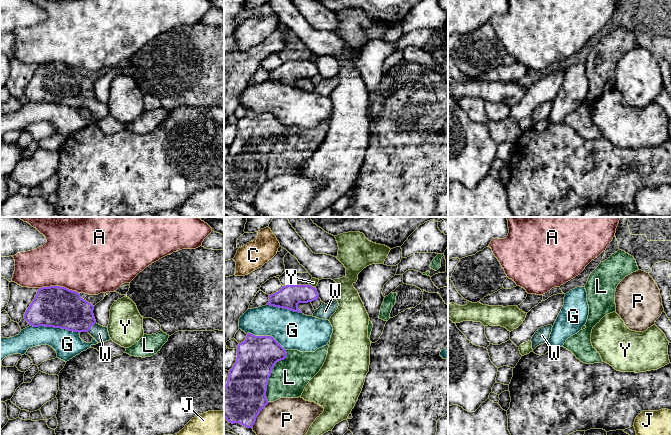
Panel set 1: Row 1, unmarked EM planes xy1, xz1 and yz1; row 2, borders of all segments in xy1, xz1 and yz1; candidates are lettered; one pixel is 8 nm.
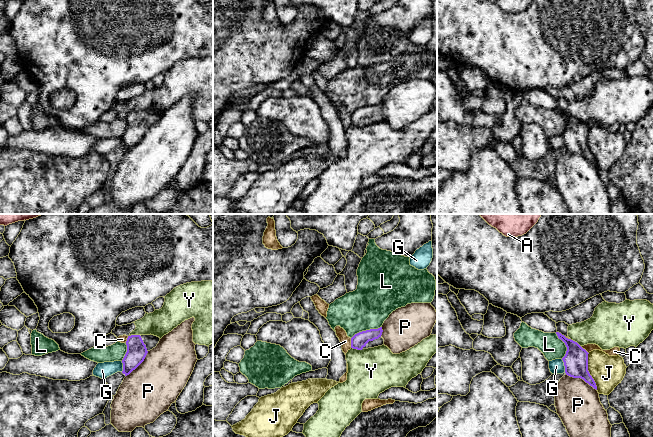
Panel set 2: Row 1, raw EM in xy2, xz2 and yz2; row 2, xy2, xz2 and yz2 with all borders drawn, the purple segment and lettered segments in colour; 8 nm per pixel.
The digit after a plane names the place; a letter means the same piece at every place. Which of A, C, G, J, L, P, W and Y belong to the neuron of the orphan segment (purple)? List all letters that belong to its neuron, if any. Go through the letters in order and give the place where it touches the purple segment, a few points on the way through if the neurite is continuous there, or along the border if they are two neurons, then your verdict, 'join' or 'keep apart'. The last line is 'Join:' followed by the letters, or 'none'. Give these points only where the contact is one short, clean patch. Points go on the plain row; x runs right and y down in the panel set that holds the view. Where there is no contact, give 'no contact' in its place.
A: meets purple in xy1 at (59, 62); keep apart
C: meets purple in xz2 at (351, 119); border along xz2 (350, 114), (351, 123); keep apart
G: meets purple in xy1 at (55, 103); keep apart
J: meets purple in yz2 at (588, 147); keep apart
L: meets purple in xz1 at (270, 151); keep apart
P: meets purple in yz2 at (581, 154); keep apart
W: meets purple in xy1 at (91, 102); runs through xy1 (65, 85), (91, 102), (99, 109); join
Y: meets purple in xz2 at (357, 125); keep apart
Join: W

